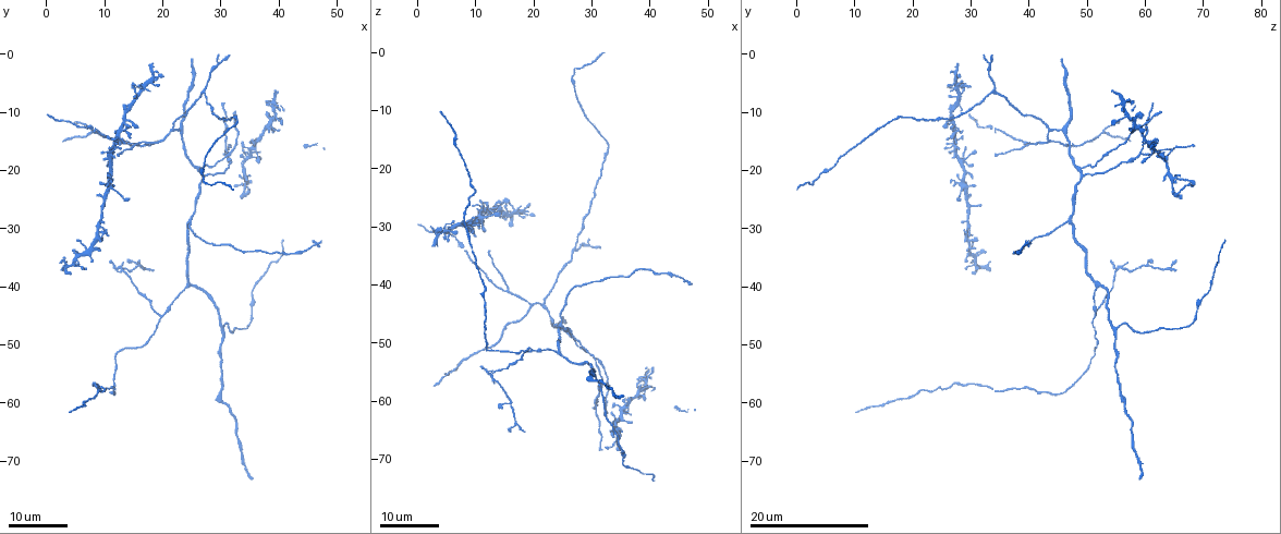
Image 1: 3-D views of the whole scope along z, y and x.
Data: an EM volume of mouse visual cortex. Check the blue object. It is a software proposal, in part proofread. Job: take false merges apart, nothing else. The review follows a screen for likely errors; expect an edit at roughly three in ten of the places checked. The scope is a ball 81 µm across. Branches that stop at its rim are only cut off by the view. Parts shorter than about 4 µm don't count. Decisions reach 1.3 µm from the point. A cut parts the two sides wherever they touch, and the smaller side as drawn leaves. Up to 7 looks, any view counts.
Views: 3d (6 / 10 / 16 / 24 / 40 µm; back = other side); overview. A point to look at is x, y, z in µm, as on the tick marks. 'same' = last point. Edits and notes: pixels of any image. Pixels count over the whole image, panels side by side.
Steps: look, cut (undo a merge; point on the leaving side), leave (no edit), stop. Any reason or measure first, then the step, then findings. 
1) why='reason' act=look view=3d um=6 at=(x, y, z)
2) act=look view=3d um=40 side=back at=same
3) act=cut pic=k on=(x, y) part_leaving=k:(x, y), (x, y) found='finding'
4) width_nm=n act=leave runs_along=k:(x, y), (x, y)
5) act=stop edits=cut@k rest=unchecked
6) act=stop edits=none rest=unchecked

why='two arms in line, one across' act=look view=3d um=24 at=(7.0, 12.5, 32.5)

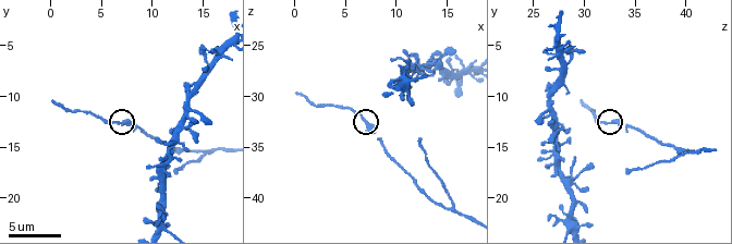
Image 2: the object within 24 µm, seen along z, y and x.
act=look view=3d um=6 at=(7.0, 12.8, 32.6)

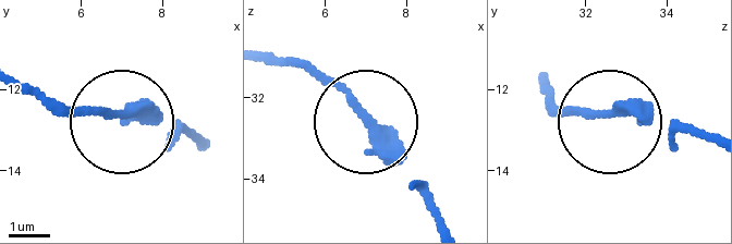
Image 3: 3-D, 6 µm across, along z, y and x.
act=look view=3d um=6 side=back at=(6.85, 12.55, 32.40)

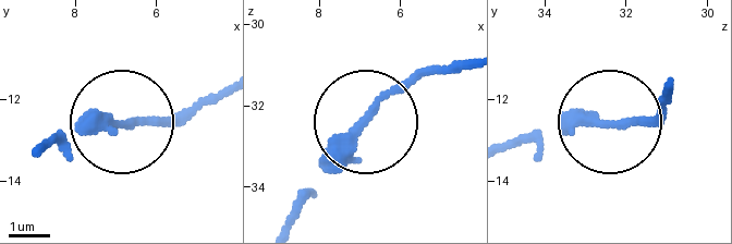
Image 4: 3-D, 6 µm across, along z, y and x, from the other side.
act=leave runs_along=4:(39, 149), (98, 121), (198, 111) found='one neuron here'

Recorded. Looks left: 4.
why='three-way junction' act=look view=3d um=16 at=(27.0, 5.5, 34.0)

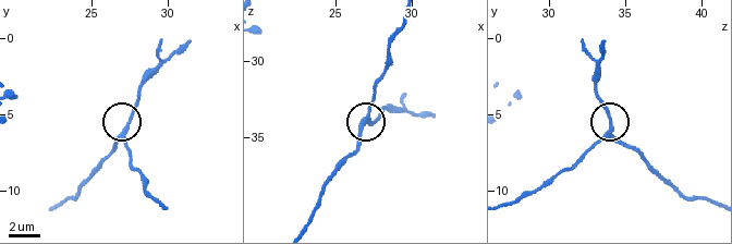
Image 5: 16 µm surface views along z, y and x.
act=look view=3d um=10 at=(27.2, 6.2, 34.2)

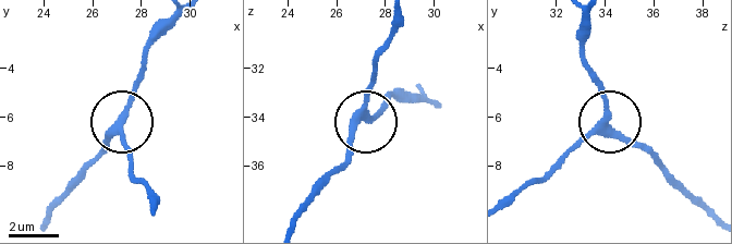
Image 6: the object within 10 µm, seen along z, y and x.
width_nm=250 act=leave runs_along=6:(291, 221), (339, 165), (352, 133), (387, 105) found='one neuron here'

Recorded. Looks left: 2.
why='arms part here' act=look view=3d um=16 at=(15.6, 15.4, 41.0)

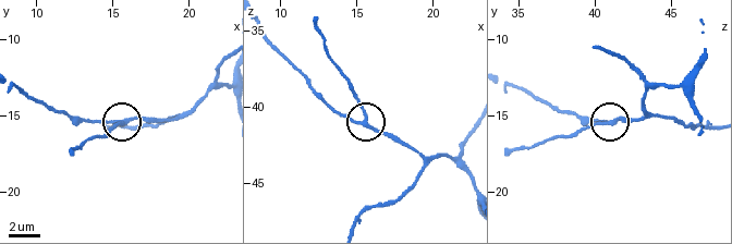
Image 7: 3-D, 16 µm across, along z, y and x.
side_arm_um=22 act=leave runs_along=7:(467, 173), (448, 157), (424, 157), (366, 124), (332, 111) found='one neuron here'

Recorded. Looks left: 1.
act=stop edits=none rest=unchecked

